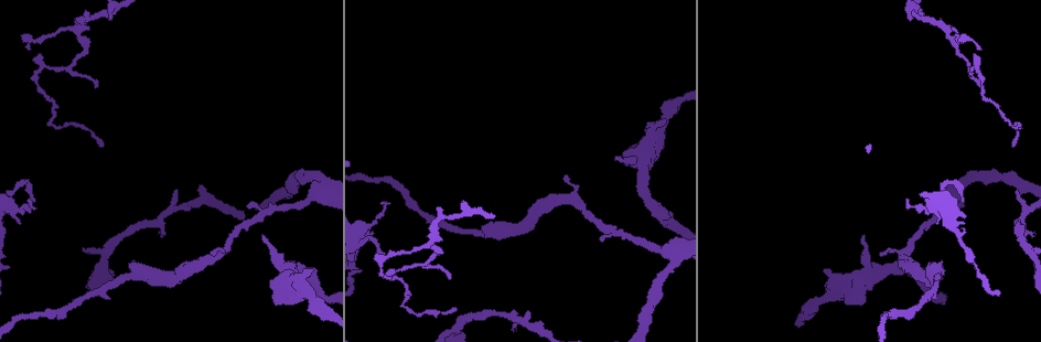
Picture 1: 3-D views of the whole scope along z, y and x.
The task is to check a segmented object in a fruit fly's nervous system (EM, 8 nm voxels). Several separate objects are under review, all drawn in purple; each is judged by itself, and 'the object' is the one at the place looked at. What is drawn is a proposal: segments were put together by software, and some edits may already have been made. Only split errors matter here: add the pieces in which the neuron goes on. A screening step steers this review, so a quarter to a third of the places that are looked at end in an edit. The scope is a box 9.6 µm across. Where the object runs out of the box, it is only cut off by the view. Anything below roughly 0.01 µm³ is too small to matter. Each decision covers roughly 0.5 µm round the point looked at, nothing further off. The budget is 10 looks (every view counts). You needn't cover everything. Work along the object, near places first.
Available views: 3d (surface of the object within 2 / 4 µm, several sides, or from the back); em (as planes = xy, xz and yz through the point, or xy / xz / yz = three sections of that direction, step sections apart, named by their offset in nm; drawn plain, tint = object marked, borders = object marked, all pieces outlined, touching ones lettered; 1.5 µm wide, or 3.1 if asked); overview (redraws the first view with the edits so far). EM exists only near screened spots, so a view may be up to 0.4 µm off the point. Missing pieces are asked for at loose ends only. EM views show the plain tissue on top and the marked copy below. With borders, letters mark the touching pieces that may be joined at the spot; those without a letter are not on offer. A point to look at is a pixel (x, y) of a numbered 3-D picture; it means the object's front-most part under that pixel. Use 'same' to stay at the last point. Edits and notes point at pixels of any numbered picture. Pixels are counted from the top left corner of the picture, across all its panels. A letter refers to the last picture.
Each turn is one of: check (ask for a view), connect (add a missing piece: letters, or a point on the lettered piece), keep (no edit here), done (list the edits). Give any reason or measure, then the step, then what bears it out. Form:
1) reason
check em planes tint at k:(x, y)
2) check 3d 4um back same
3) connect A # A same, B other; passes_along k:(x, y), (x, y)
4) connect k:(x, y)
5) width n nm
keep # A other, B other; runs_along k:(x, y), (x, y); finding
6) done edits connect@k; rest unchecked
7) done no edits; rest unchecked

free end
check em planes tint at 1:(95, 88)

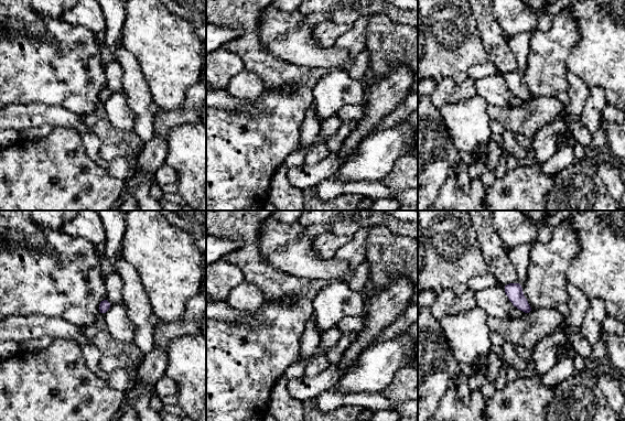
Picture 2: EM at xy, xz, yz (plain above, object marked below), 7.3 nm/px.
what lies round it
check em planes borders same

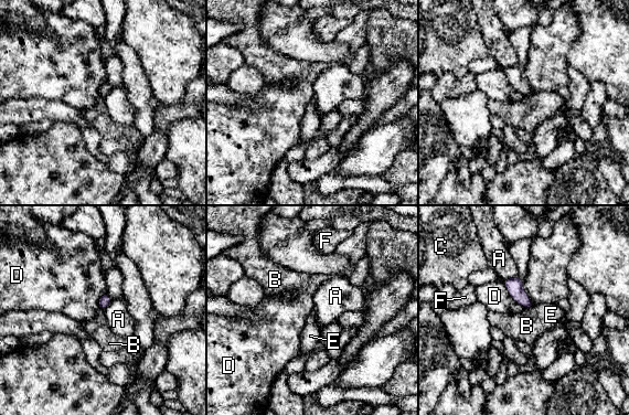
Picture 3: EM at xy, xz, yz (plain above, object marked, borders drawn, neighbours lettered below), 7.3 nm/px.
keep # A other, B other, C other, D other, E other, F other; border 3:(534, 306), (526, 309); no lettered piece goes on from it

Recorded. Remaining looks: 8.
branch stops here
check 3d 2um at 1:(382, 202)

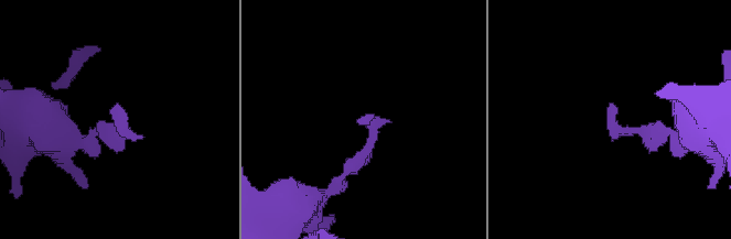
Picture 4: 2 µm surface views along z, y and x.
need the tissue
check em planes tint at 4:(365, 113)

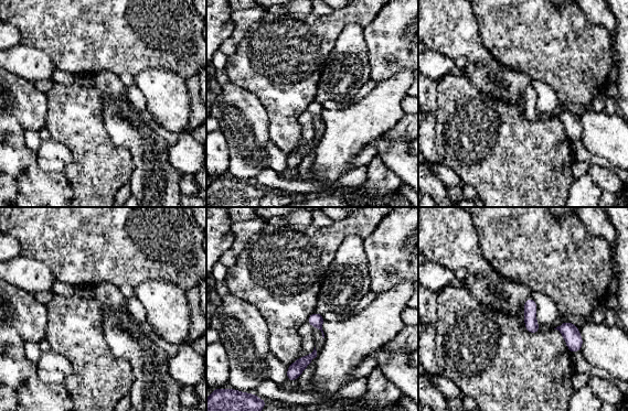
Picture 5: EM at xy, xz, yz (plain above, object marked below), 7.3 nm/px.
what lies round it
check em planes borders same

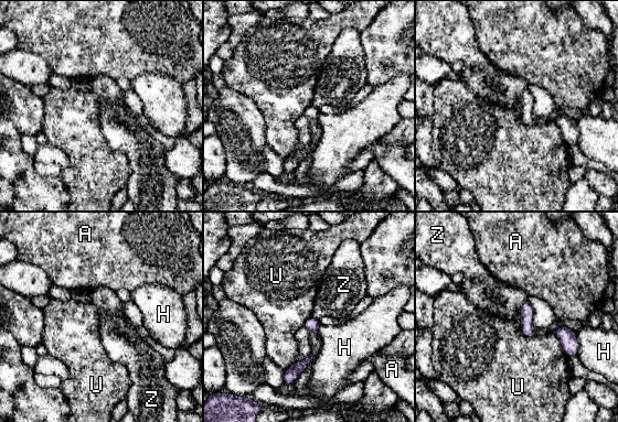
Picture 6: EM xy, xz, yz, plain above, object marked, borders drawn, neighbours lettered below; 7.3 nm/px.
keep # A other, H other, U other, Z other; border 6:(520, 309), (521, 331), (534, 337); none of them fits

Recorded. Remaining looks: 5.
branch stops here
check em planes borders at 1:(664, 122)

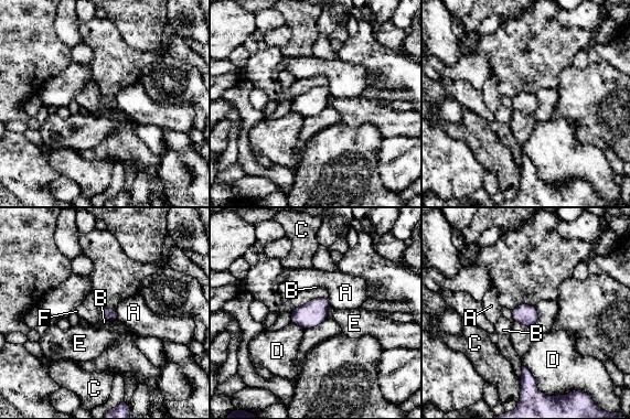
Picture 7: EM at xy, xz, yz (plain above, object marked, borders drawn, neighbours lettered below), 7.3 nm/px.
keep # A other, B other, C other, D other, E other, F other; border 7:(514, 321), (533, 328); no lettered piece goes on from it

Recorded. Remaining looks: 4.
an open end
check 3d 2um at 1:(263, 237)

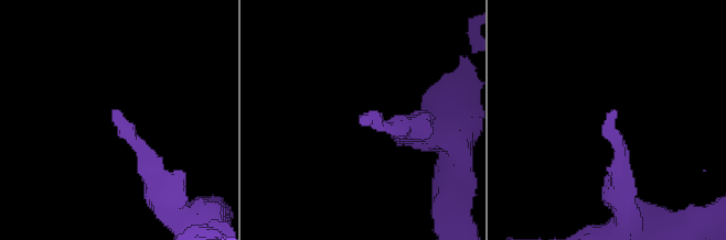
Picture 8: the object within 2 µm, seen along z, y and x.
check em yz step 4 tint at 8:(360, 123)

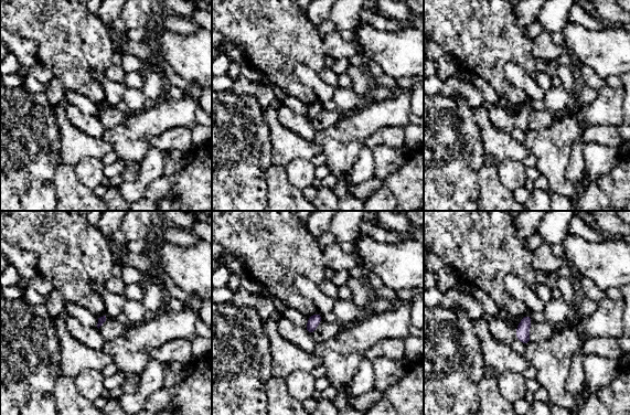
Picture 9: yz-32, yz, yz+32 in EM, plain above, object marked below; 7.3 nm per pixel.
check em planes borders same

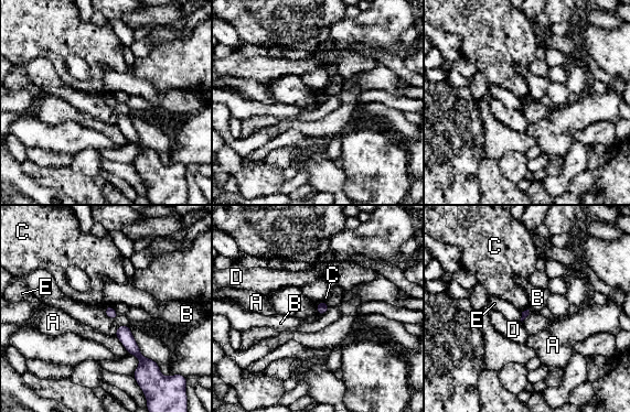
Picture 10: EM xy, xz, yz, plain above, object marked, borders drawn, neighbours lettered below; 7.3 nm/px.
keep # A other, B other, C other, D other, E other; border 10:(113, 305), (104, 308); no lettered piece goes on from it

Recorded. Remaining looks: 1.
done no edits; rest unchecked

